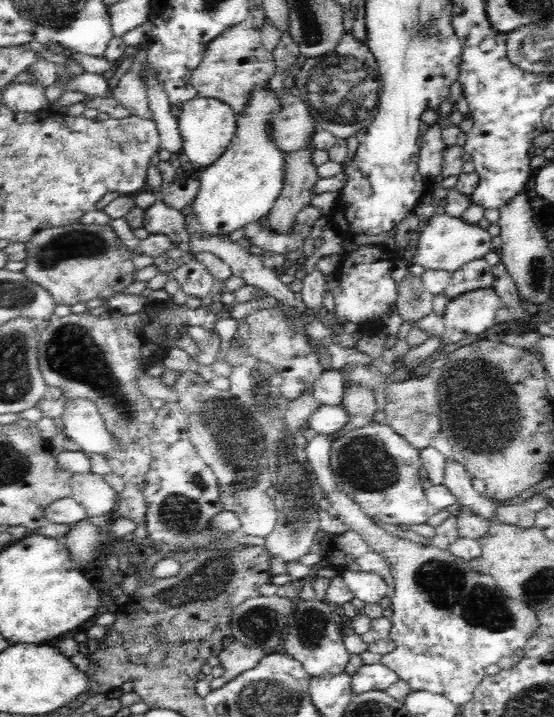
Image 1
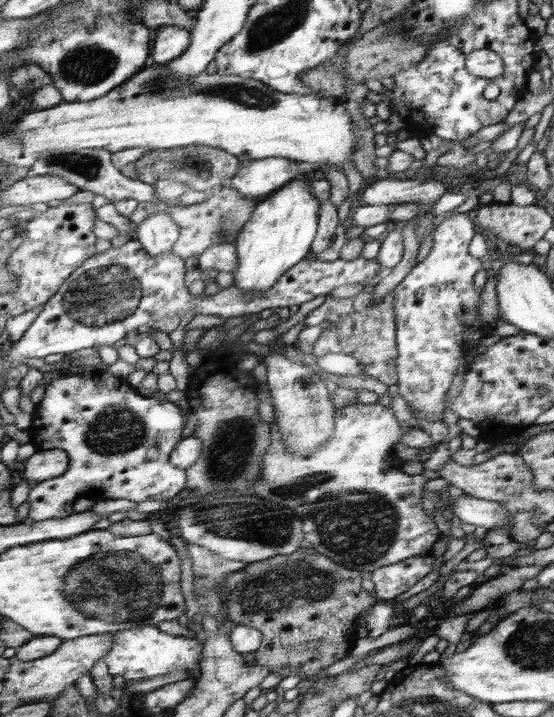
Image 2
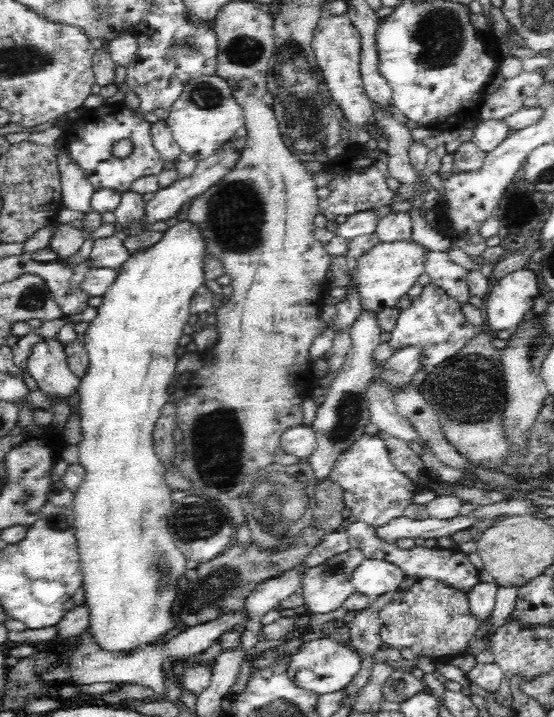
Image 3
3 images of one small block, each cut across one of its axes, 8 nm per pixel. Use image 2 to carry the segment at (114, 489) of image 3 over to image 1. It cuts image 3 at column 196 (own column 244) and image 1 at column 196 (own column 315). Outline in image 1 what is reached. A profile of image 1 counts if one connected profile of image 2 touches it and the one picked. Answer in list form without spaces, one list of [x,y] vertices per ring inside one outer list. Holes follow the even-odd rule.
[[[268,86],[252,90],[252,98],[244,110],[244,114],[236,116],[237,130],[231,146],[221,158],[211,166],[201,169],[199,178],[200,190],[194,202],[190,204],[190,214],[185,216],[184,225],[190,237],[224,237],[232,234],[238,228],[244,228],[250,222],[259,221],[268,215],[276,203],[284,186],[284,156],[286,153],[276,147],[276,141],[271,136],[271,118],[281,109],[279,98]]]

